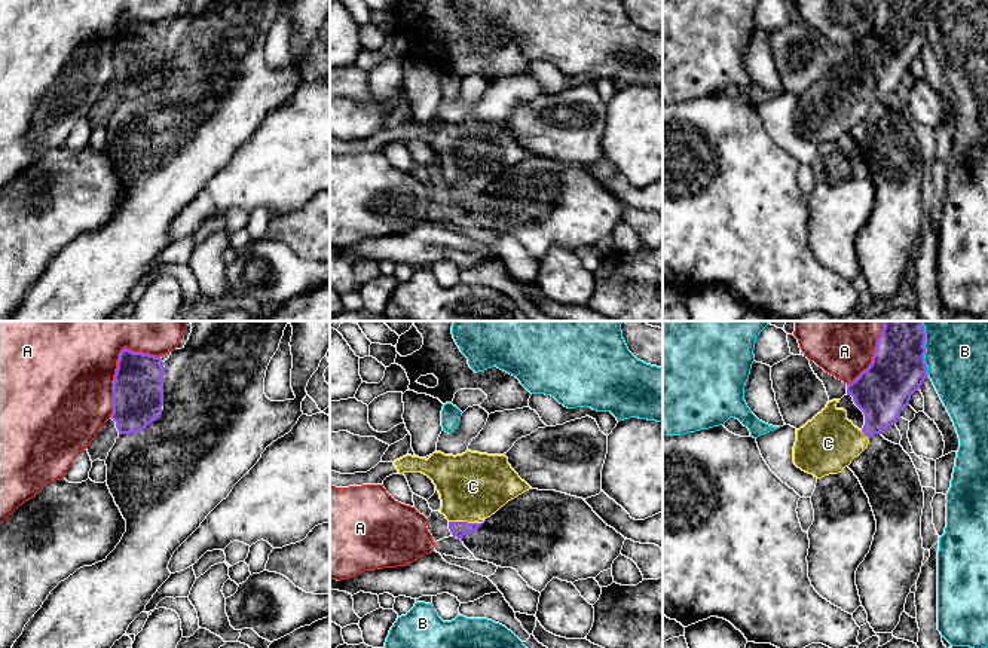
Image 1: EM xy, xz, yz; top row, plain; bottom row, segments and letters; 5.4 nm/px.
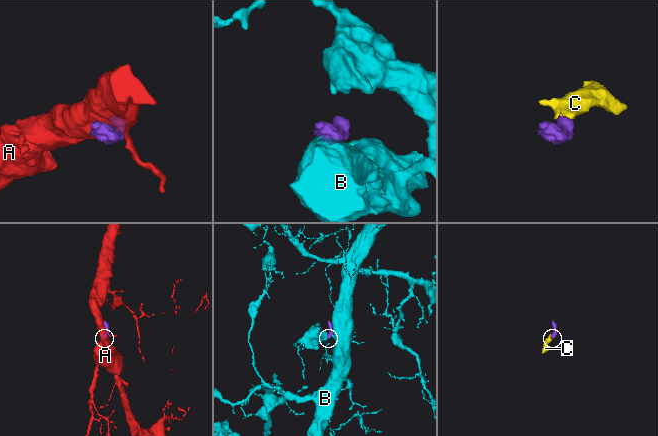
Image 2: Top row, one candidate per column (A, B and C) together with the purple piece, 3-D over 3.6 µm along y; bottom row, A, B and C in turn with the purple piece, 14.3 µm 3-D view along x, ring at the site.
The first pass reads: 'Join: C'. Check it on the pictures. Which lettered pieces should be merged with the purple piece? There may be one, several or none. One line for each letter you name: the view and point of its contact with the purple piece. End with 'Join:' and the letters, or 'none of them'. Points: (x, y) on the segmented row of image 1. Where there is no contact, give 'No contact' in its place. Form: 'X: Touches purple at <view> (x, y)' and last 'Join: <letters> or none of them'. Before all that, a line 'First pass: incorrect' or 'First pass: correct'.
First pass: correct
C: Touches purple at xz (462, 522)
Join: C

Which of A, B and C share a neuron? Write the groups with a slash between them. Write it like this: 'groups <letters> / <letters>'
groups A / B / C

